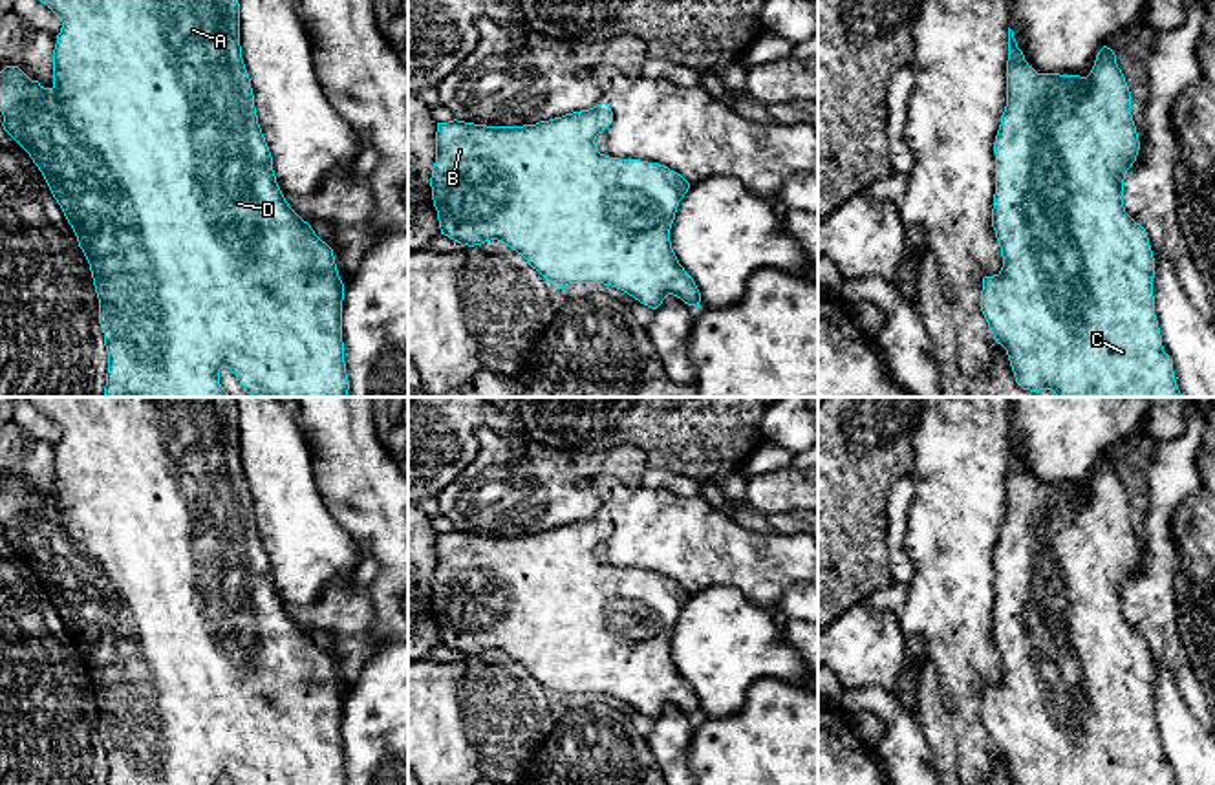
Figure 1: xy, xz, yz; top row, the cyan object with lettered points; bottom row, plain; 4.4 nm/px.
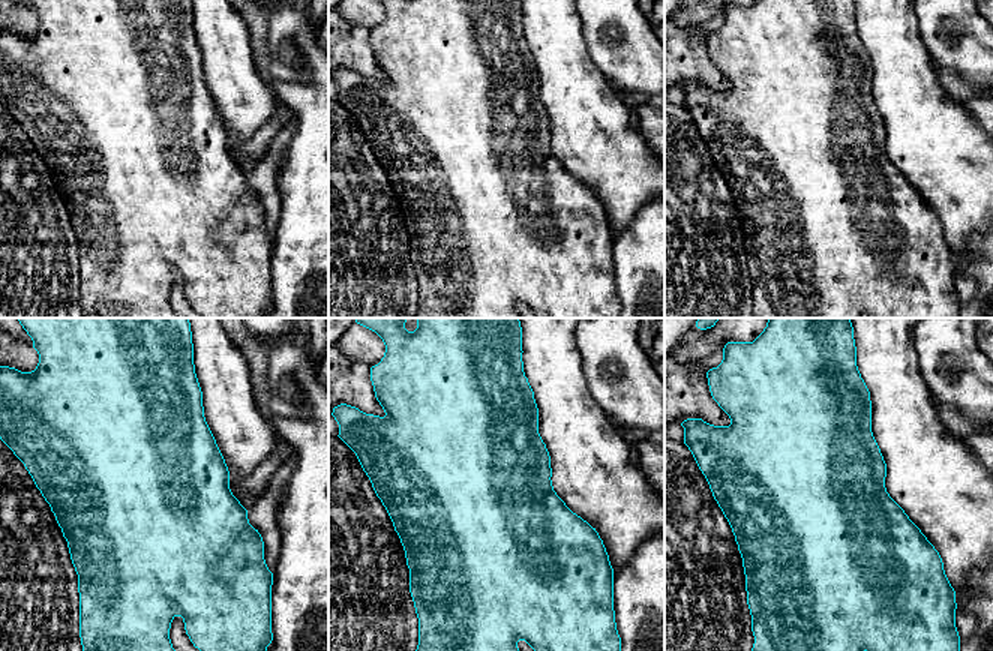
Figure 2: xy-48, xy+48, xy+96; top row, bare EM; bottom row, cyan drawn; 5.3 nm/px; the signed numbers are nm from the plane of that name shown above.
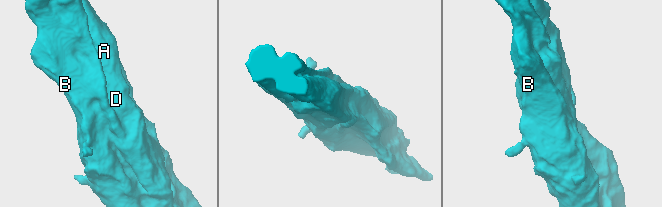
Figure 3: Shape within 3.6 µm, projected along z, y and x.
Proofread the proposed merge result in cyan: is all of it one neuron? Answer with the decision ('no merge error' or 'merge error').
no merge error

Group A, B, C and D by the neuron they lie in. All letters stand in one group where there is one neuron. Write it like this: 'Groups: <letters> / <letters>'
Groups: A B C D

